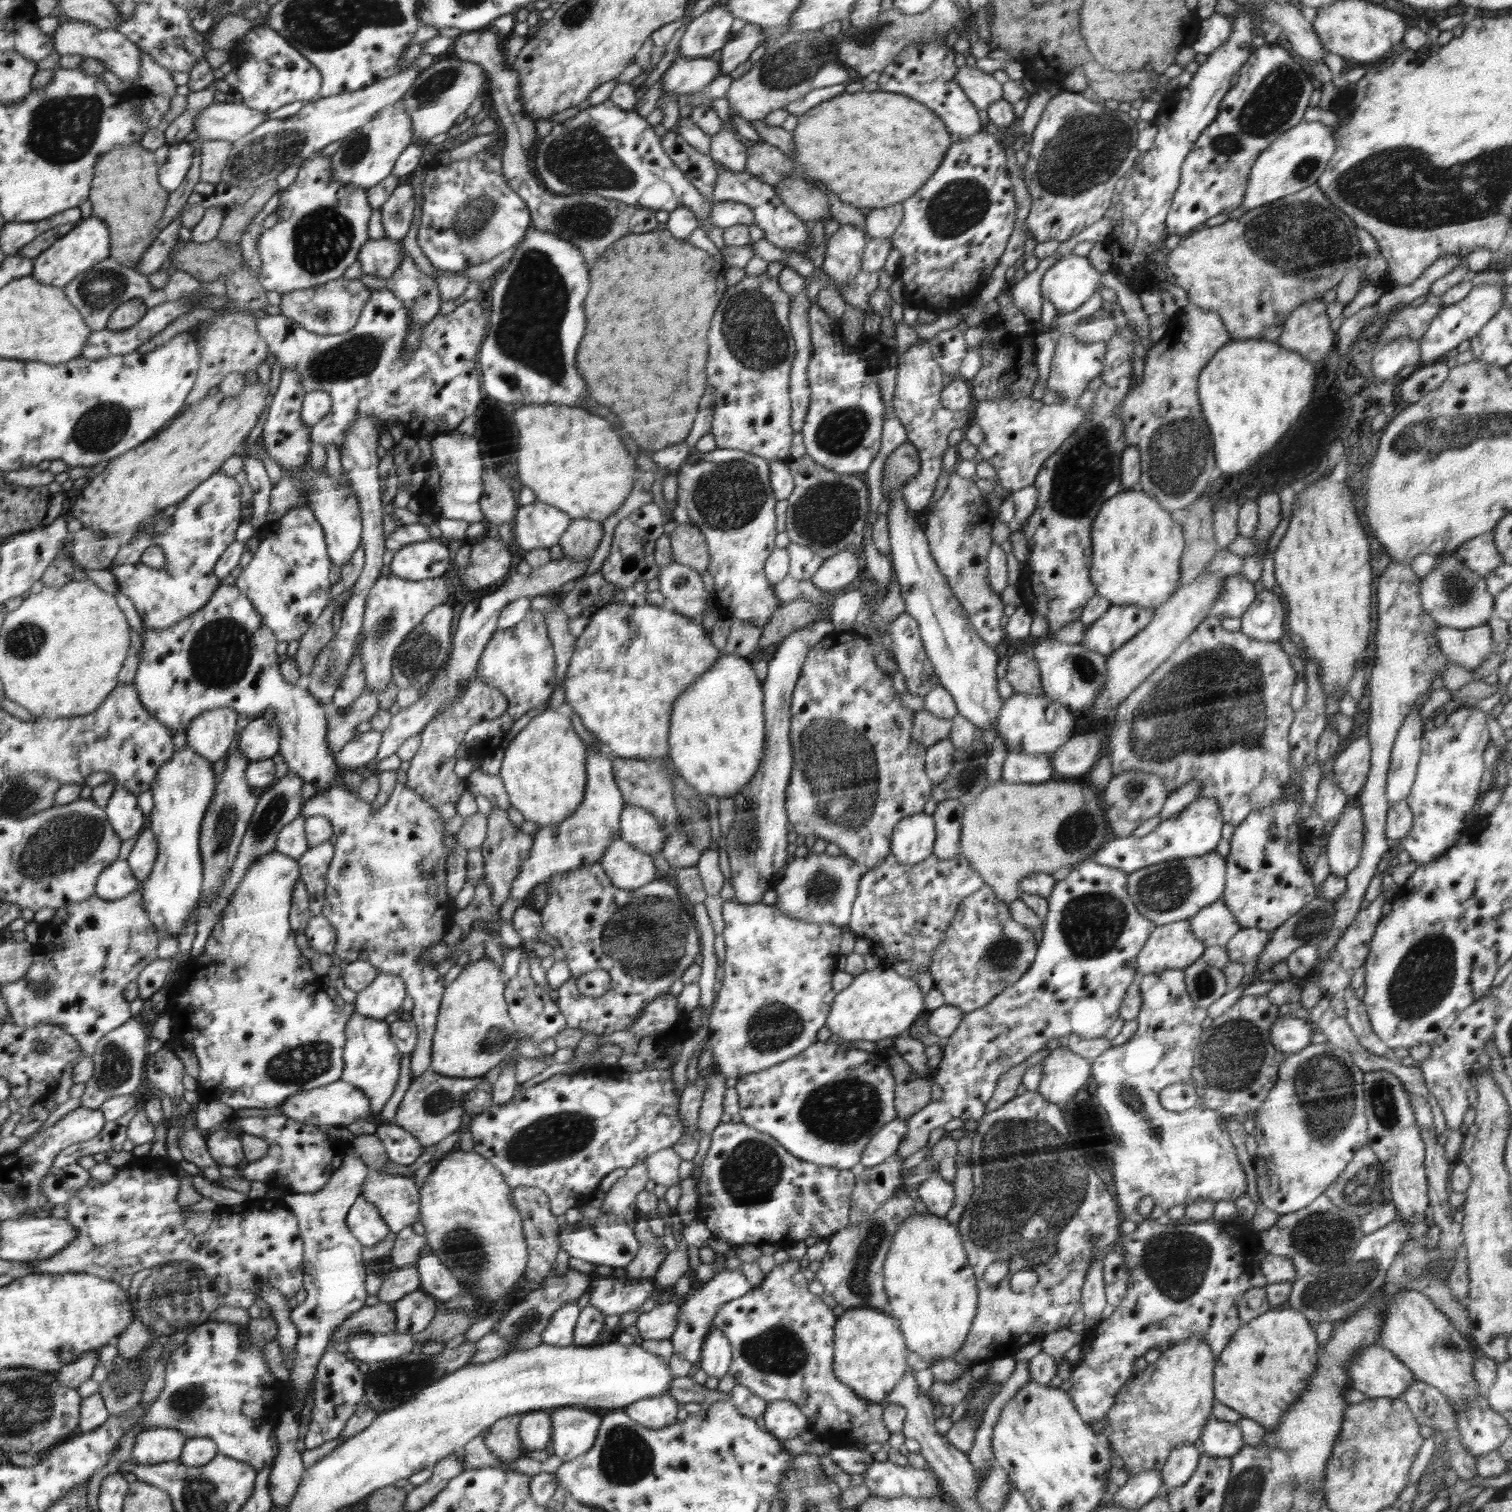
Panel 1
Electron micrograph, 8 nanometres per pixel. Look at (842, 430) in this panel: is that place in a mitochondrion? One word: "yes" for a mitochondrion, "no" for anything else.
yes

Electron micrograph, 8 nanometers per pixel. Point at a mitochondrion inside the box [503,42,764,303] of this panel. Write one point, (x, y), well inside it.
(581, 157)

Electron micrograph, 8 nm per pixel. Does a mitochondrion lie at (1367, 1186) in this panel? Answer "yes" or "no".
yes

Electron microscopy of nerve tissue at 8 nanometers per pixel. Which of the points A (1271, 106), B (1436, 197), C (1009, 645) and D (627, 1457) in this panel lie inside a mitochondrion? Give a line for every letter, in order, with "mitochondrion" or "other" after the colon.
A: mitochondrion
B: mitochondrion
C: other
D: mitochondrion

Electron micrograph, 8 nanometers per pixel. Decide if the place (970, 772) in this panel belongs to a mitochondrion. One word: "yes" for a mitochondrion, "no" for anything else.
yes

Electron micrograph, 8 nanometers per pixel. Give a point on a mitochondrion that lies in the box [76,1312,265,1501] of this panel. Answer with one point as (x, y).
(186, 1400)

